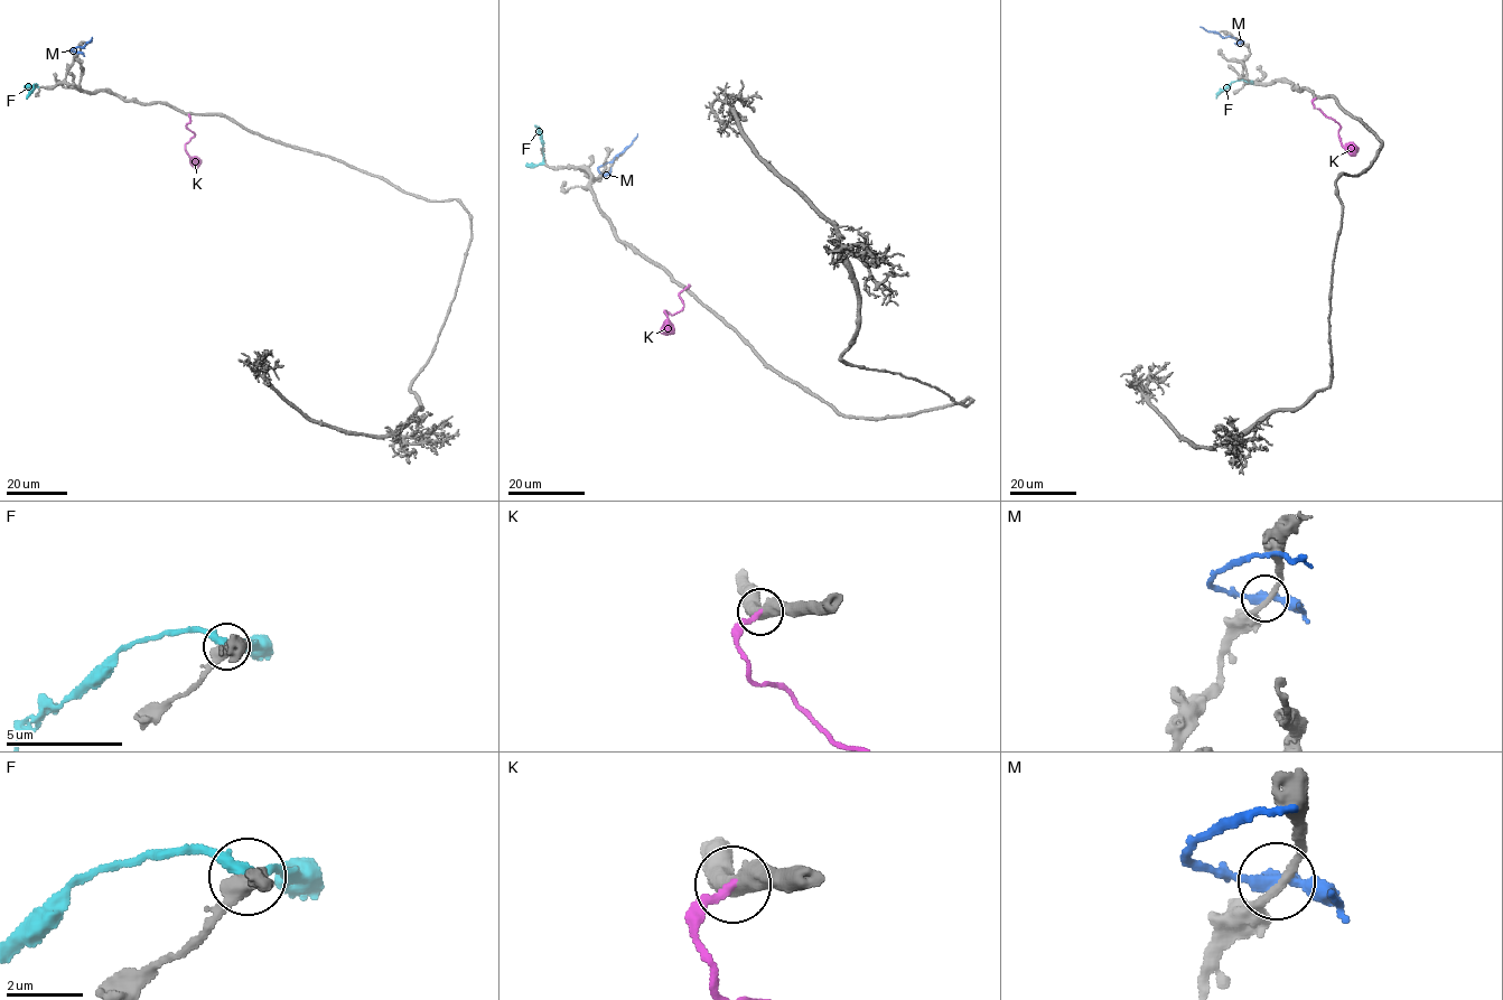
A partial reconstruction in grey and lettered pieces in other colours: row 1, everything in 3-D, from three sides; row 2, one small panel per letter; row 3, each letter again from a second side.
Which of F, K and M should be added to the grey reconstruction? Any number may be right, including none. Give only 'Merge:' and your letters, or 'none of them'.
Merge: F

